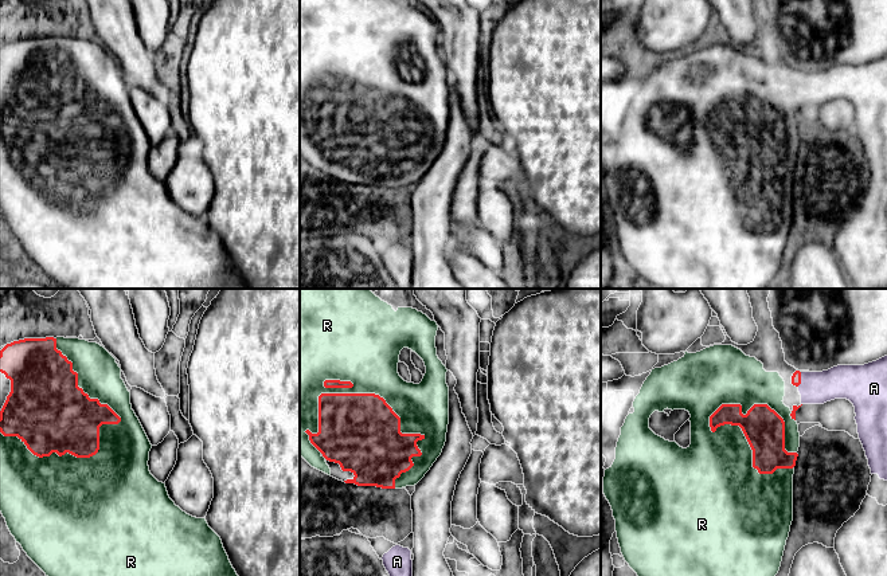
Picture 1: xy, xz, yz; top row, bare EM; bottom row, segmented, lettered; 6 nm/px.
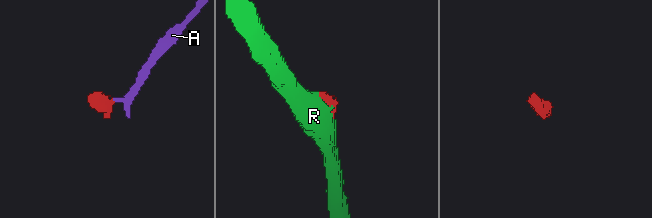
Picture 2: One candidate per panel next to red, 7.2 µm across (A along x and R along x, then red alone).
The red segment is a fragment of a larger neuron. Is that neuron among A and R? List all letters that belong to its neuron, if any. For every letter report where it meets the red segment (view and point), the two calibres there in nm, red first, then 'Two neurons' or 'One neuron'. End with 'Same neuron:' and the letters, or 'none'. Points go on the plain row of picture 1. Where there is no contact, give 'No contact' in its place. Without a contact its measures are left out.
A: Touches red at yz (800, 78). Thickness 60 nm (red) against 200 nm. One neuron
R: Touches red at xz (399, 125). Thickness 460 nm (red) against 300 nm. One neuron
Same neuron: A, R

